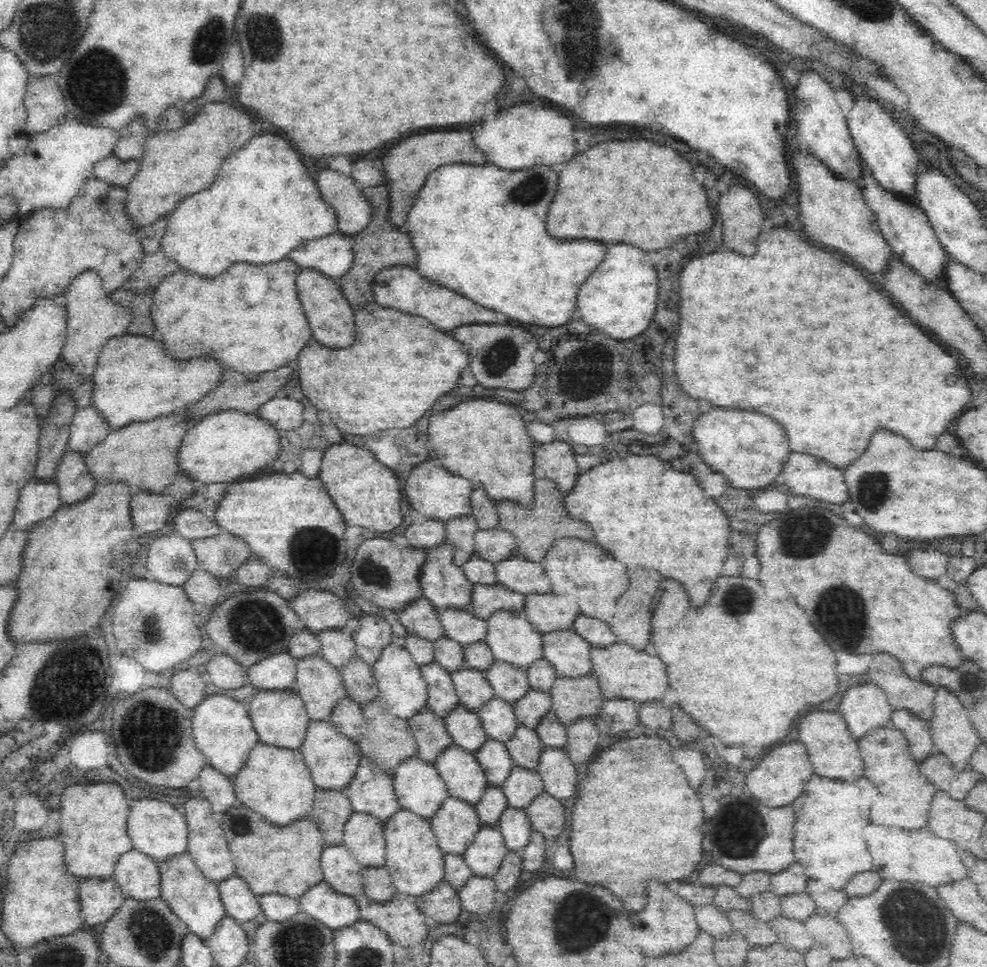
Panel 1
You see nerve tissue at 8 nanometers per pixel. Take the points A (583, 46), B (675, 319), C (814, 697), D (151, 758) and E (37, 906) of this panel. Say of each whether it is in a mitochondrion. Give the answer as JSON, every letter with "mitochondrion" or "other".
{"A":"mitochondrion","B":"other","C":"other","D":"mitochondrion","E":"other"}

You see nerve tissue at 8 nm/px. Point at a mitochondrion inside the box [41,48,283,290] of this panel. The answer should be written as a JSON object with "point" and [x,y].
{"point":[104,85]}

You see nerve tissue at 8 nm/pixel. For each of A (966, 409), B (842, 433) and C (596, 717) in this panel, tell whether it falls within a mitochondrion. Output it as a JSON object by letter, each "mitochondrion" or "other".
{"A":"other","B":"other","C":"other"}

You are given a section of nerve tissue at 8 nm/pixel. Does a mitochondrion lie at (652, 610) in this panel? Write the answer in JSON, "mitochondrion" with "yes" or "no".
{"mitochondrion":"no"}

